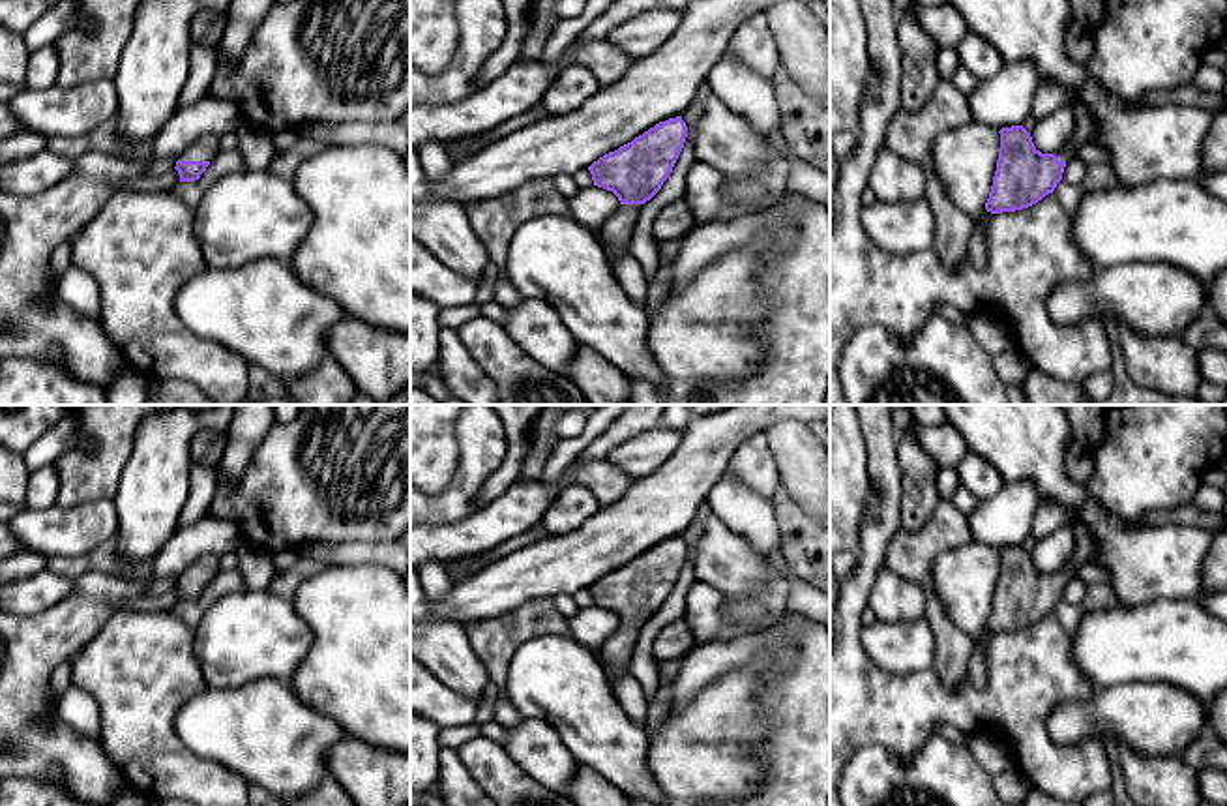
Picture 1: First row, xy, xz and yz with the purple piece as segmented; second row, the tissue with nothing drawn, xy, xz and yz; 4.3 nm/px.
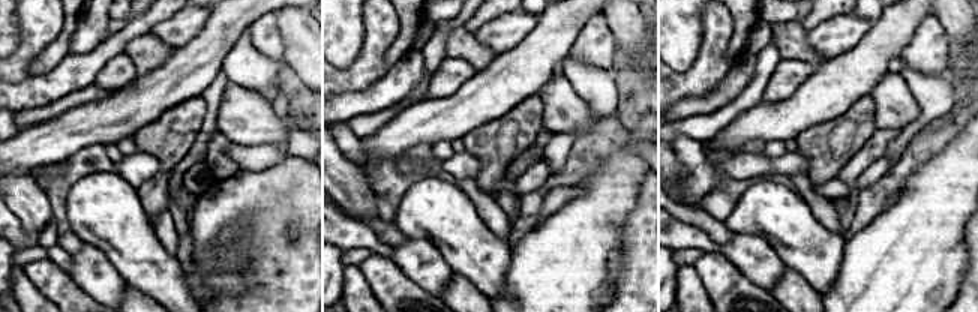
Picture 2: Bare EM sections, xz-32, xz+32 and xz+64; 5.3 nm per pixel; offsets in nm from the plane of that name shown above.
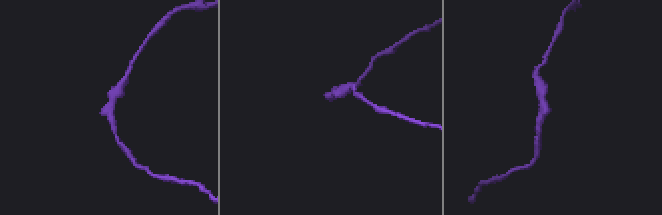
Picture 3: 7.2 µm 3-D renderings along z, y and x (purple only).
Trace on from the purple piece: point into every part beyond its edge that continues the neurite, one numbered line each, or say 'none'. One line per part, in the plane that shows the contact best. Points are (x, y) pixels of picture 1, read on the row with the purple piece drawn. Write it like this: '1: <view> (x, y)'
1: xy (205, 149)

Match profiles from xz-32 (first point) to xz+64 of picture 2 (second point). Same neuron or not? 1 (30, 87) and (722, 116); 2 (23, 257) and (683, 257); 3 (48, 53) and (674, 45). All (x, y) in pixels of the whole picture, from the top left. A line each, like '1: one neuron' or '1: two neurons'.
1: two neurons
2: one neuron
3: one neuron

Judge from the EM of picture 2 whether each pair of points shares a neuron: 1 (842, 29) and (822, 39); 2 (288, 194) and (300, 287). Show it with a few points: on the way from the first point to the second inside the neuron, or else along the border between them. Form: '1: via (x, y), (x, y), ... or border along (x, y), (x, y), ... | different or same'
1: via (837, 33), (827, 39) | same
2: via (288, 216), (288, 224), (300, 236), (300, 264) | same

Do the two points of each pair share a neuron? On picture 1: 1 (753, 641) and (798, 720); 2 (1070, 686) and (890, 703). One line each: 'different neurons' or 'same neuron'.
1: same neuron
2: same neuron

